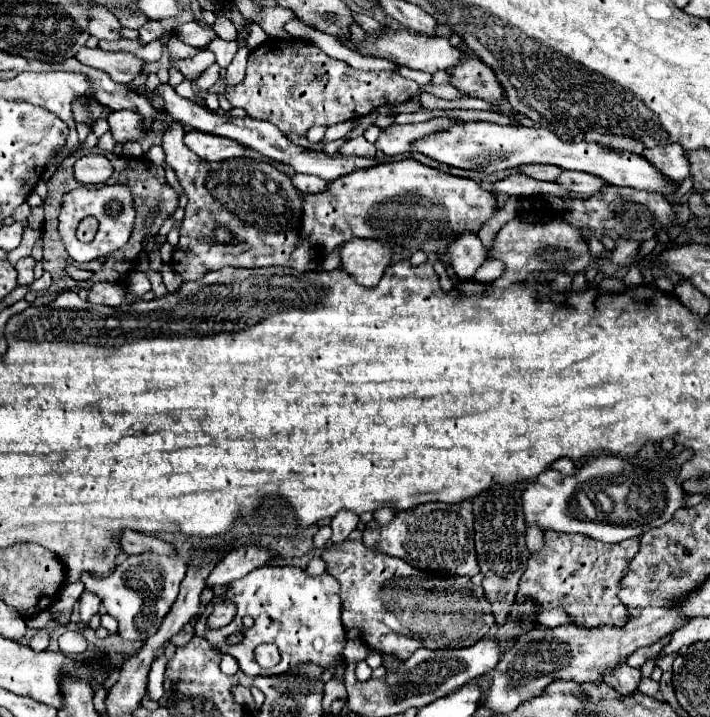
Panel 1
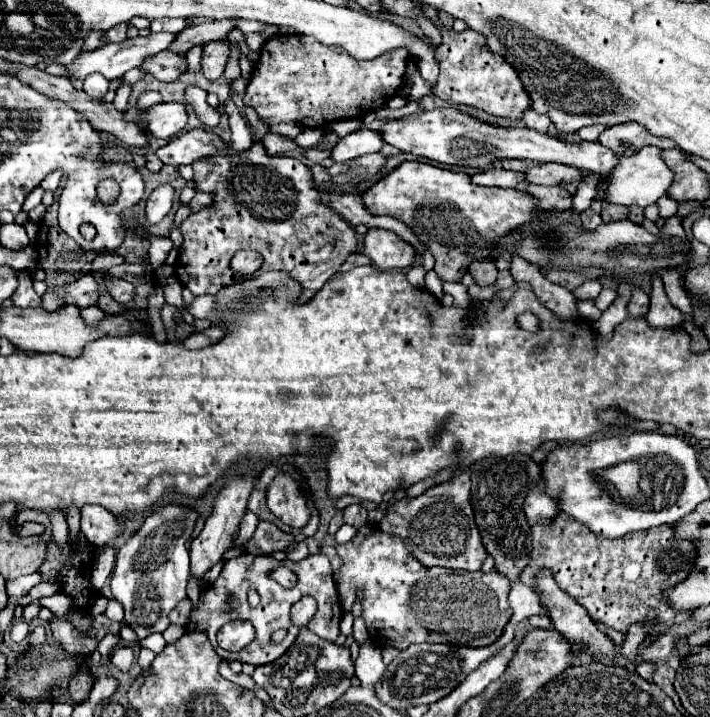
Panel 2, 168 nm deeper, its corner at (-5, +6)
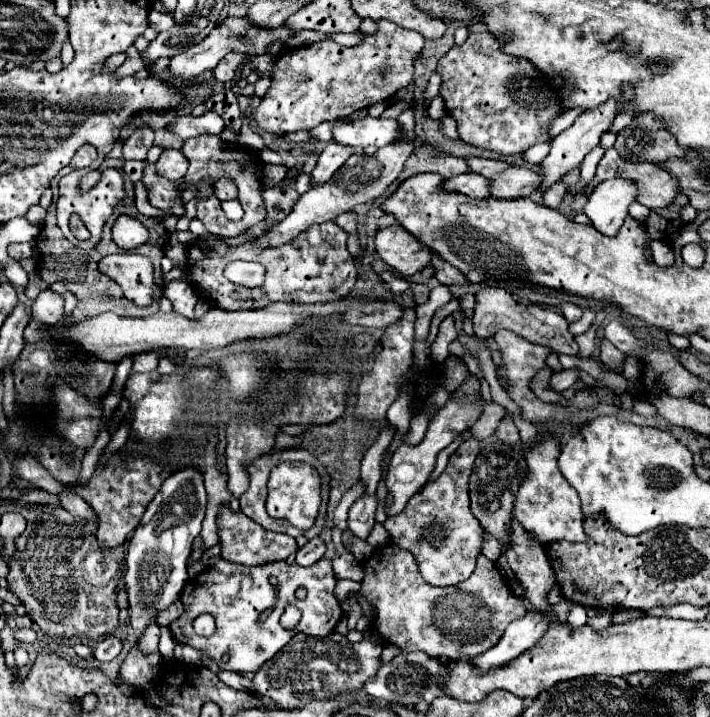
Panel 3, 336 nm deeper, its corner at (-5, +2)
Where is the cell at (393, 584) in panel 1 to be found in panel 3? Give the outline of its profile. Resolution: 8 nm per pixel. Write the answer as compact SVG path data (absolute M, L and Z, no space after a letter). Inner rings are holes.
M389 547L393 553L387 553L387 549L377 549L367 561L363 561L363 589L361 595L375 607L375 619L373 625L383 637L385 643L397 645L403 653L409 651L425 651L429 657L449 657L455 659L459 655L477 657L483 651L491 649L495 643L499 643L505 627L527 613L527 603L521 597L515 597L507 579L499 573L499 567L495 561L489 561L485 555L477 557L477 567L473 575L455 587L431 587L417 567L415 557L409 551L403 551L399 547Z

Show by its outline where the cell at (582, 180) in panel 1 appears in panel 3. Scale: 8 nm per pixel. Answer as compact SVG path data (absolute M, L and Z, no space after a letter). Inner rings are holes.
M507 167L503 173L495 175L491 181L491 197L493 199L519 199L531 197L535 187L539 185L539 173L523 167Z

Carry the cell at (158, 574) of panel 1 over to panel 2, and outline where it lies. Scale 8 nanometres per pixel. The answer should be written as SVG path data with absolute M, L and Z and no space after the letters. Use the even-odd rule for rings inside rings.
M161 507L145 519L143 527L117 553L111 575L111 593L125 607L125 623L135 629L139 639L145 639L151 633L163 633L169 627L169 611L187 597L187 541L191 539L195 521L197 513L187 507Z

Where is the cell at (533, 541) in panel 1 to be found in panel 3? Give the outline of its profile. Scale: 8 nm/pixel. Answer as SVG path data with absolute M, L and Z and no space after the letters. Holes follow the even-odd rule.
M543 435L537 439L533 447L527 449L525 461L529 467L527 477L521 481L515 505L513 505L513 515L515 519L541 543L553 543L553 541L587 541L589 535L583 529L583 511L581 511L581 501L577 491L569 485L569 481L561 475L557 467L557 459L561 455L559 441L553 439L551 435Z

